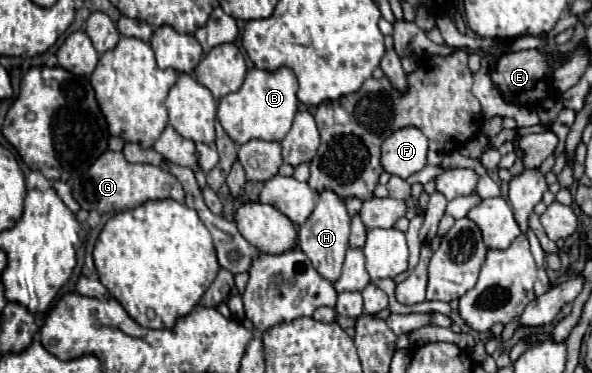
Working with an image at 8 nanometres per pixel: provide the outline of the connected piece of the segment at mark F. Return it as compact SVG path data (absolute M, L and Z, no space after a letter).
M403 127L381 145L381 165L401 179L419 173L427 165L427 137L415 127Z

